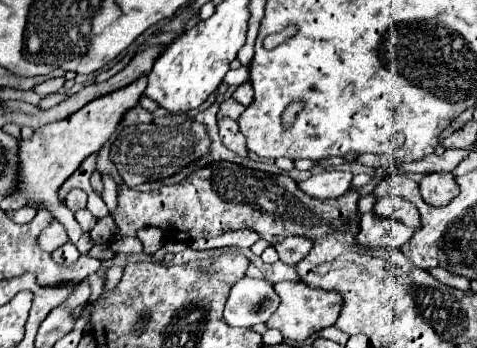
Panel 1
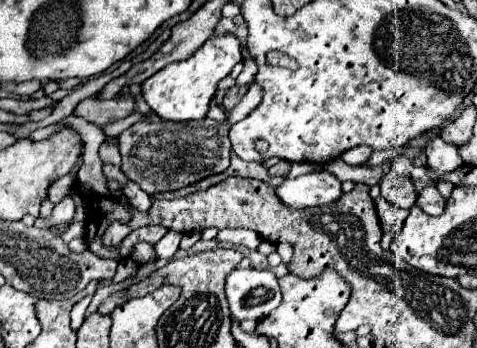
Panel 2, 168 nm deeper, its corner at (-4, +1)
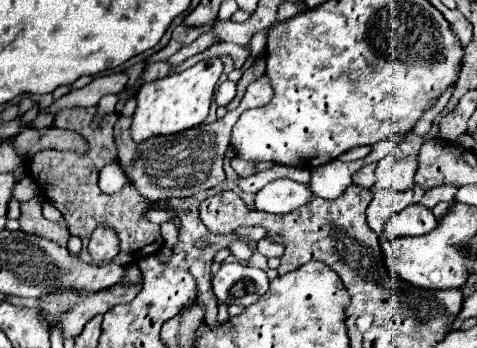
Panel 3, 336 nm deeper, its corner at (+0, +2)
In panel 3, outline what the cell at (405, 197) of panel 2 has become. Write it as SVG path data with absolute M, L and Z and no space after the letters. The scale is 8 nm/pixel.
M403 156L399 160L381 160L377 164L377 184L375 188L389 188L393 192L407 192L415 186L417 158Z

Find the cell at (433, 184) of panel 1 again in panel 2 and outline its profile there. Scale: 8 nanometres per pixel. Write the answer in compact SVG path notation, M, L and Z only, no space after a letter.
M429 185L425 187L421 193L419 193L419 199L417 199L417 205L423 213L427 215L441 215L443 209L445 209L445 199L441 197L441 193L437 191L435 185Z

